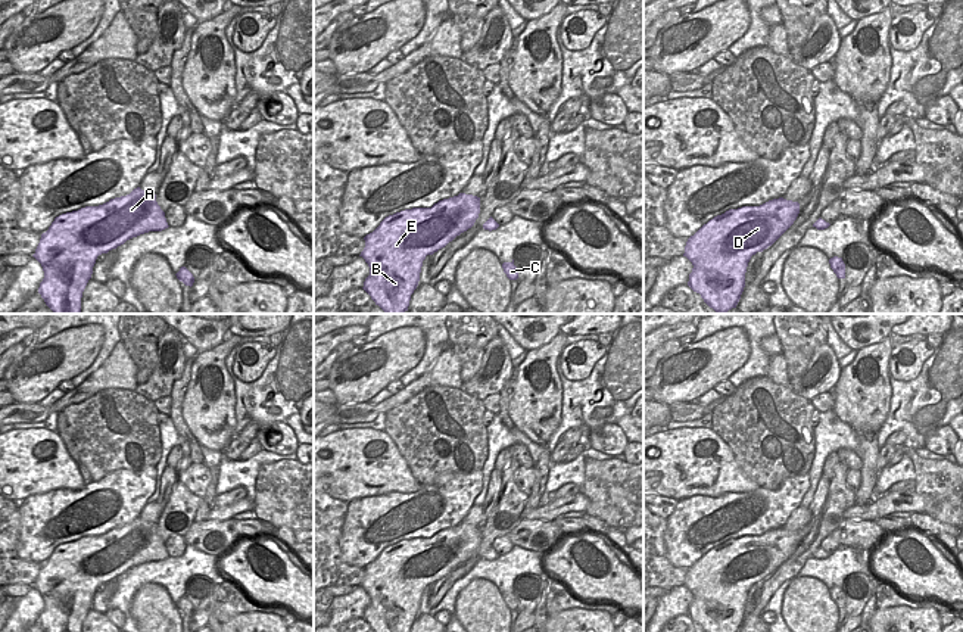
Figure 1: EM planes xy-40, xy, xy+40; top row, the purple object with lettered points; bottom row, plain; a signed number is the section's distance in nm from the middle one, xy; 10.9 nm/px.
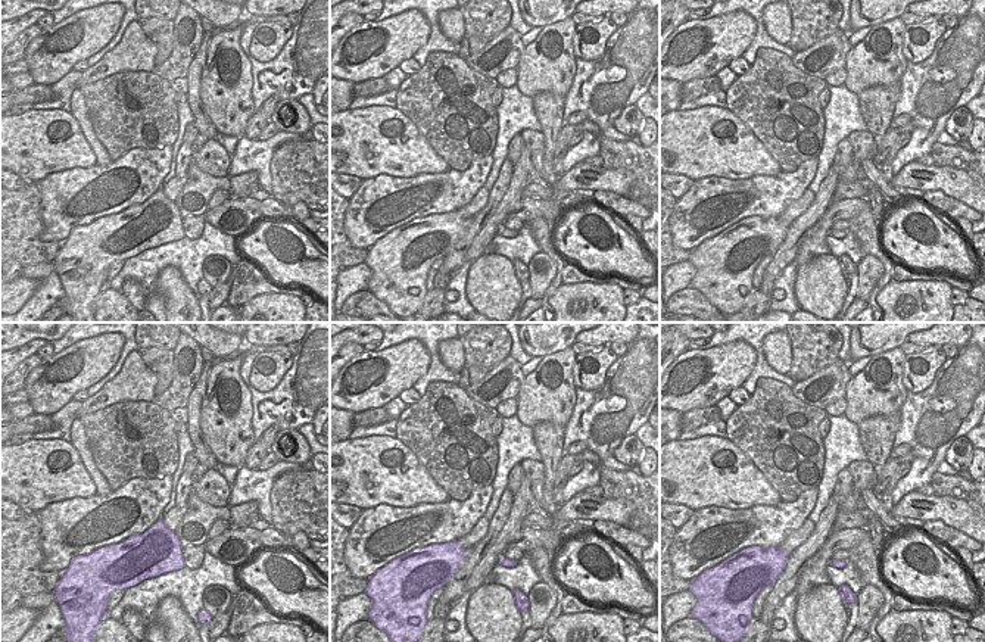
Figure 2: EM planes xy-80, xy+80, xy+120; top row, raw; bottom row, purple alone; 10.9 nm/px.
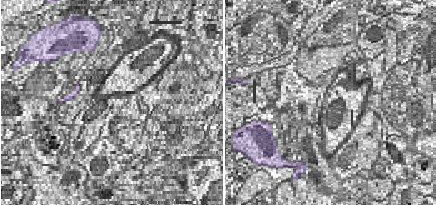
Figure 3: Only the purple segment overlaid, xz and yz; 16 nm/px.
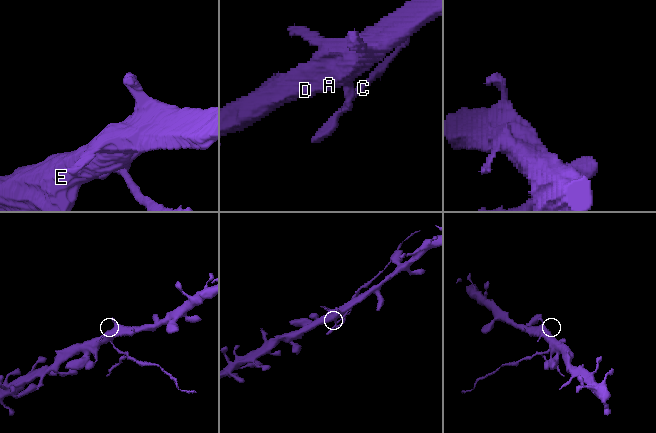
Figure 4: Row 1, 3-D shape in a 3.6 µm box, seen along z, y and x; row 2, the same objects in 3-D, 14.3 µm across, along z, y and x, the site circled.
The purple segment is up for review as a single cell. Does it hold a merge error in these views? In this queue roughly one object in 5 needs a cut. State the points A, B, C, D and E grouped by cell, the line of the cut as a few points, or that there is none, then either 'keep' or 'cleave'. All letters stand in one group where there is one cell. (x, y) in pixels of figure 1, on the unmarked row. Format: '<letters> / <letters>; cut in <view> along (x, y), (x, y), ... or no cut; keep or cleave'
A B D E / C; cut in xy along (486, 551), (491, 560); cleave

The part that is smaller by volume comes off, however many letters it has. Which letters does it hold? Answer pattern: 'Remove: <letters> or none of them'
Remove: C

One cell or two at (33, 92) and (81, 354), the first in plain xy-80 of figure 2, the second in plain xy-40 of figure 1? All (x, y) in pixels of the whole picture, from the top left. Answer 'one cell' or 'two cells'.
two cells

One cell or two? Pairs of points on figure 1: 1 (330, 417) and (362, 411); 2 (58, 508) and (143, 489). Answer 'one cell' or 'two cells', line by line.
1: one cell
2: one cell

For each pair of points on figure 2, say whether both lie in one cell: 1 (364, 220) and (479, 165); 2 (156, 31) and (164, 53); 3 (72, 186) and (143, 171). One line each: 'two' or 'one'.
1: one
2: one
3: one

